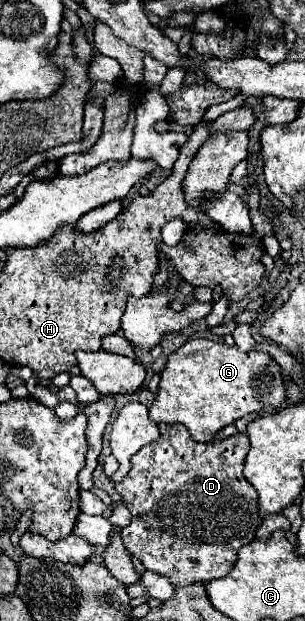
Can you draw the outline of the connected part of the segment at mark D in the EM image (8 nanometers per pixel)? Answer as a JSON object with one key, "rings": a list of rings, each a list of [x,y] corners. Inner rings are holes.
{"rings":[[[182,423],[170,425],[152,445],[132,455],[132,469],[114,485],[130,509],[130,523],[122,529],[124,547],[138,557],[148,571],[168,577],[172,585],[186,587],[192,583],[208,583],[224,577],[236,563],[238,549],[254,539],[262,519],[258,515],[258,493],[242,475],[250,441],[244,433],[236,433],[220,443],[198,443]]]}

